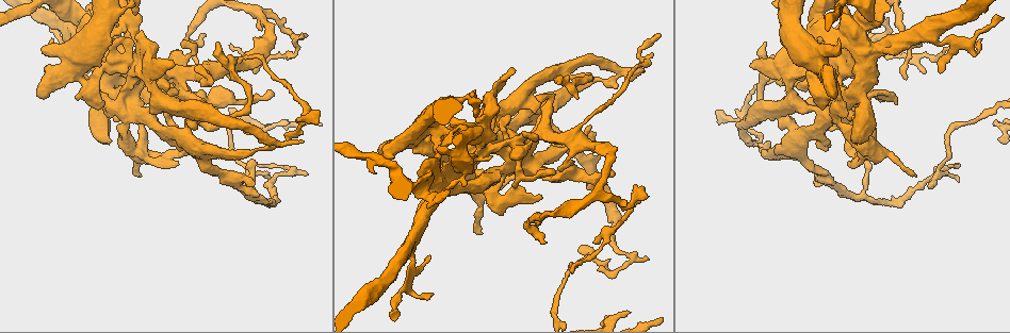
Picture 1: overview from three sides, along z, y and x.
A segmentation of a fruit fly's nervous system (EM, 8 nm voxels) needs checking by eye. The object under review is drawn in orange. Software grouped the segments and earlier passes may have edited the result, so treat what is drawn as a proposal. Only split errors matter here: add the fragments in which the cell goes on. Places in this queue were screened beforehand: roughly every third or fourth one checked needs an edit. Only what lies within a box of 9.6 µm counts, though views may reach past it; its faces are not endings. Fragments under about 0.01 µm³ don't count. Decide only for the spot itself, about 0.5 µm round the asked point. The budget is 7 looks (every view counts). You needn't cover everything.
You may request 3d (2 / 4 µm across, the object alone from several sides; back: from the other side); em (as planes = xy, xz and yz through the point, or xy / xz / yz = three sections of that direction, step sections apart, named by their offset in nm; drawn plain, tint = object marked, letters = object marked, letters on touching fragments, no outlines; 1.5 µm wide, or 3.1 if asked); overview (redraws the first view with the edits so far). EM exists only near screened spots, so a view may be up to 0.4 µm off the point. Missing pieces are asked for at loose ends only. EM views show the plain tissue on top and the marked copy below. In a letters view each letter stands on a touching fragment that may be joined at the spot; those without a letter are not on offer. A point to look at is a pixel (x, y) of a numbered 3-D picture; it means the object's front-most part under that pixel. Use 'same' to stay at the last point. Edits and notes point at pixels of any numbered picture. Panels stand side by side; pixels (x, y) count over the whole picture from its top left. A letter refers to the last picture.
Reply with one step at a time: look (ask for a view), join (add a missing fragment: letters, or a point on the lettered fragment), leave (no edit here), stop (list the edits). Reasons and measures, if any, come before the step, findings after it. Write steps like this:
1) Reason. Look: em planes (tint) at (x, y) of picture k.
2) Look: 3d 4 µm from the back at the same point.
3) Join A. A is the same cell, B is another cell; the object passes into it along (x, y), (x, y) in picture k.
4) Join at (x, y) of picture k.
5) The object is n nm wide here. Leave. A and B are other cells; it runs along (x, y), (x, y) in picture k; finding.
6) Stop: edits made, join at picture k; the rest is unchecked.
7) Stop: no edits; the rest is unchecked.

Free end. Look: 3d 4 µm at (266, 176) of picture 1.

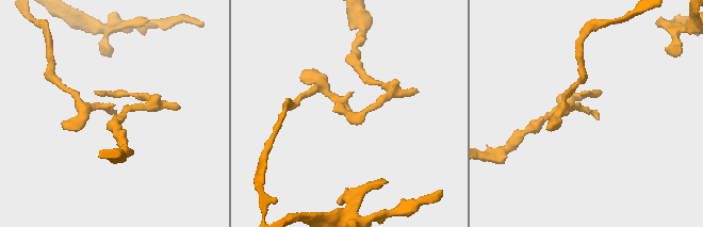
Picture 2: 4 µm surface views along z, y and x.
Look: em xy step 8 (letters) at (597, 117) of picture 2.

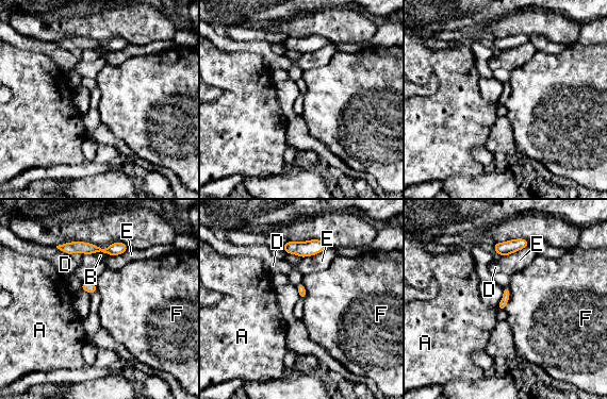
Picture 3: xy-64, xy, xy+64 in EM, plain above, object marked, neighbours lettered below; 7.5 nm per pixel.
Look: em planes (letters) at the same point.

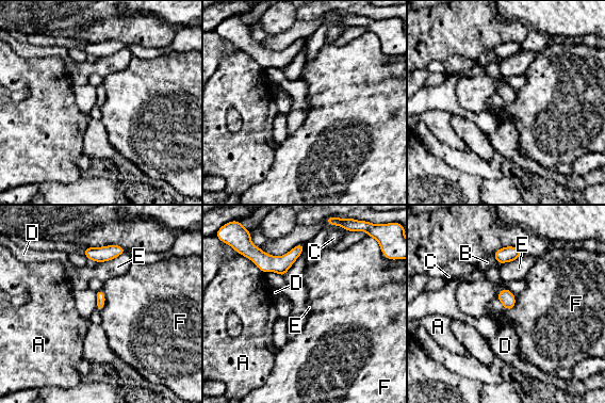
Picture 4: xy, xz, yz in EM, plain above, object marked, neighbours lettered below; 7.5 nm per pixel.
The longest contact is with E, 240 nm. Leave. A, B, C, D, E and F are other cells; a border runs along (102, 289), (104, 305), (100, 311) in picture 4; no lettered fragment goes on from it.

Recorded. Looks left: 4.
Tapers out. Look: em planes (letters) at (205, 35) of picture 1.

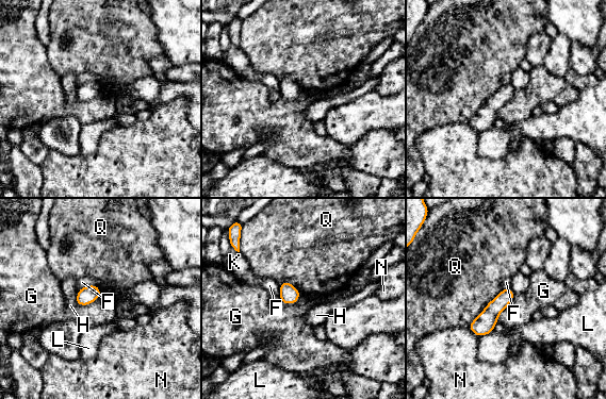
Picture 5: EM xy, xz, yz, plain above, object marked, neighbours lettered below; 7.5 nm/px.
The object is 120 nm wide here; the longest contact is with Q, 380 nm. Leave. F, G, H, K, L, N and Q are other cells; none of them fits.

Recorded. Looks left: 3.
Tapers out. Look: em planes (letters) at (916, 175) of picture 1.

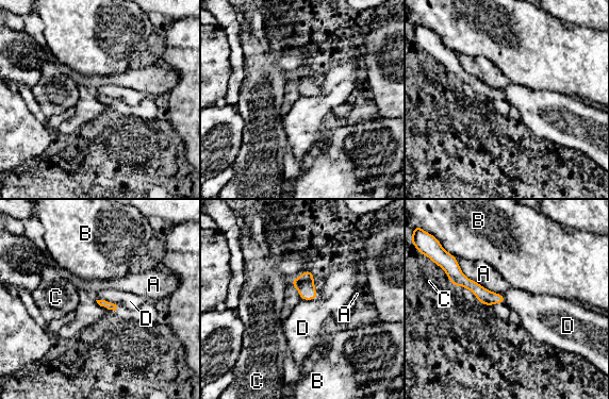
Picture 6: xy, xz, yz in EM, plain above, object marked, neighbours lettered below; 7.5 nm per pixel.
Leave. A, B, C and D are other cells; no lettered fragment goes on from it.

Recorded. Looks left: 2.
Stop: no edits; the rest is unchecked.

